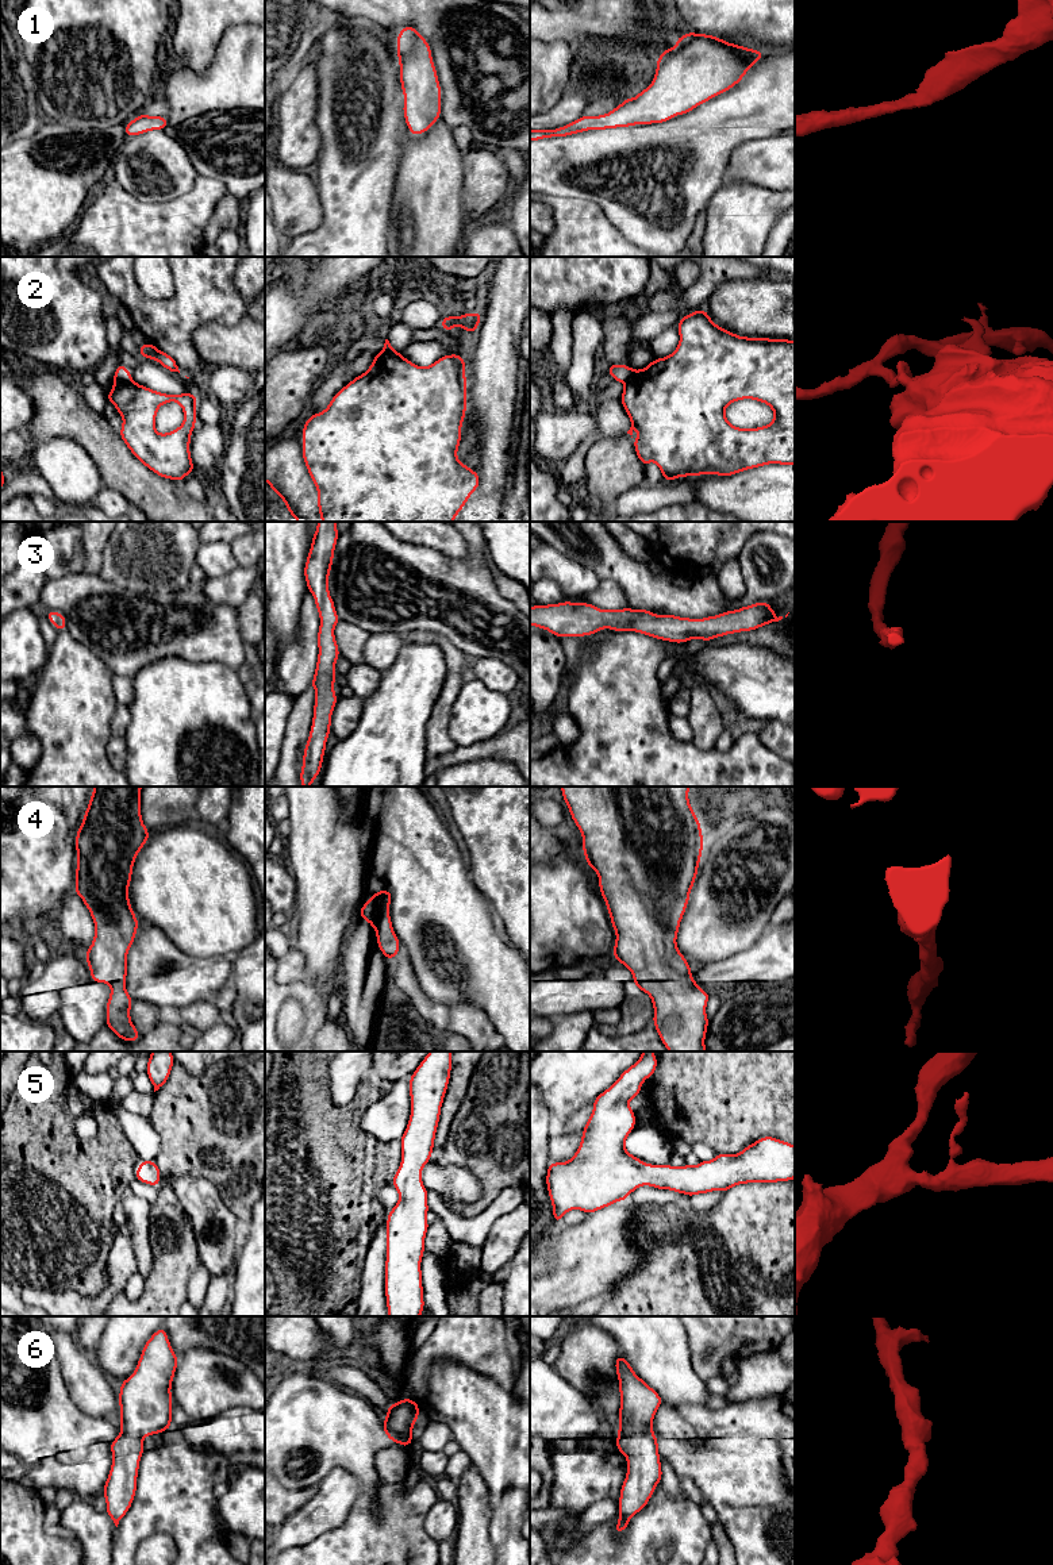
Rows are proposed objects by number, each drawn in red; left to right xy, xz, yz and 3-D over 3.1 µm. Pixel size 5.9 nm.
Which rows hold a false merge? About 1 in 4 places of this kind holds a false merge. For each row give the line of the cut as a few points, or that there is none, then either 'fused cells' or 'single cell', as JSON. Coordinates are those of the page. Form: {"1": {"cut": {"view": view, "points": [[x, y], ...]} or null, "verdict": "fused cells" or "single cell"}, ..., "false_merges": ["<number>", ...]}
{"1": {"cut": null, "verdict": "single cell"}, "2": {"cut": {"view": "xy", "points": [[114, 379], [120, 381], [131, 380]]}, "verdict": "fused cells"}, "3": {"cut": null, "verdict": "single cell"}, "4": {"cut": null, "verdict": "single cell"}, "5": {"cut": null, "verdict": "single cell"}, "6": {"cut": null, "verdict": "single cell"}, "false_merges": ["2"]}

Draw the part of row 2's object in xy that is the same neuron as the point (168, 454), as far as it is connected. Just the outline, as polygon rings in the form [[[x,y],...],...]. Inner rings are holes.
[[[131,378],[130,382],[114,380],[114,388],[107,393],[107,399],[123,418],[119,435],[146,468],[164,478],[177,481],[195,472],[189,443],[196,426],[197,395],[161,393]],[[170,401],[181,405],[184,423],[170,432],[158,434],[154,427],[157,411]]]

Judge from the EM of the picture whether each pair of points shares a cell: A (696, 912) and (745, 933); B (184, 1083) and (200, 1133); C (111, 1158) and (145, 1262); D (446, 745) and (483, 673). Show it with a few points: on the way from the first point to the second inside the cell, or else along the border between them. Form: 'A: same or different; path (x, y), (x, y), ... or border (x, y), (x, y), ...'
A: same; path (708, 916), (733, 929)
B: same; path (184, 1095), (187, 1107), (200, 1121)
C: different; border (127, 1188), (119, 1204)
D: different; border (473, 660), (469, 675)

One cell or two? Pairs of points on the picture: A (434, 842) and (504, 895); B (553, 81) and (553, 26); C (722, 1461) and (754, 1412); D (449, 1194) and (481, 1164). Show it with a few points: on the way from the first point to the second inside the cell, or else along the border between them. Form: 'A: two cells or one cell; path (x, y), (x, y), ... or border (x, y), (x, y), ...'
A: two cells; border (468, 868), (471, 880), (484, 895)
B: two cells; border (544, 41), (565, 39), (572, 45)
C: two cells; border (771, 1437), (727, 1435), (708, 1438)
D: two cells; border (439, 1164), (465, 1166), (479, 1181), (479, 1198)

